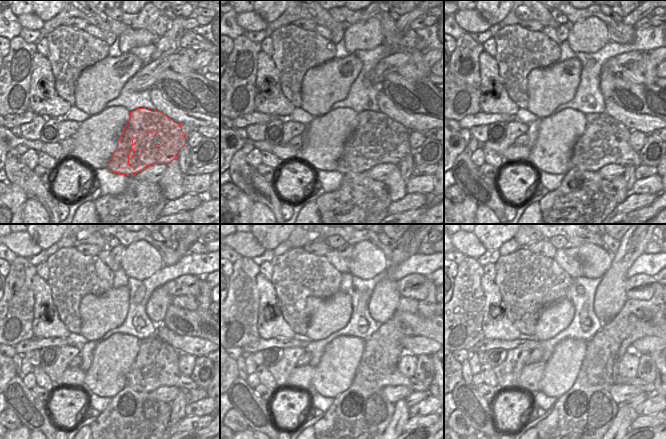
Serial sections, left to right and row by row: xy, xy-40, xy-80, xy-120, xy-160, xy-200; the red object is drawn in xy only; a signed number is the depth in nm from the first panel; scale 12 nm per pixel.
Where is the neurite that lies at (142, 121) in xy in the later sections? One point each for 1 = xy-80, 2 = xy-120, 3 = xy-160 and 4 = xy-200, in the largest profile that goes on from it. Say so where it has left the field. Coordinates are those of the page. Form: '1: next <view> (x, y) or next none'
1: next xy-80 (617, 150)
2: next xy-120 (166, 374)
3: next xy-160 (388, 374)
4: next xy-200 (609, 375)

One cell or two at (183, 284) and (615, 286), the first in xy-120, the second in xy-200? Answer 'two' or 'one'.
two

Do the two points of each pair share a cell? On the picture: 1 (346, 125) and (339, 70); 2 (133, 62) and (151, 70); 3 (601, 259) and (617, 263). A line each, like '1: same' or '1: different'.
1: different
2: different
3: different

